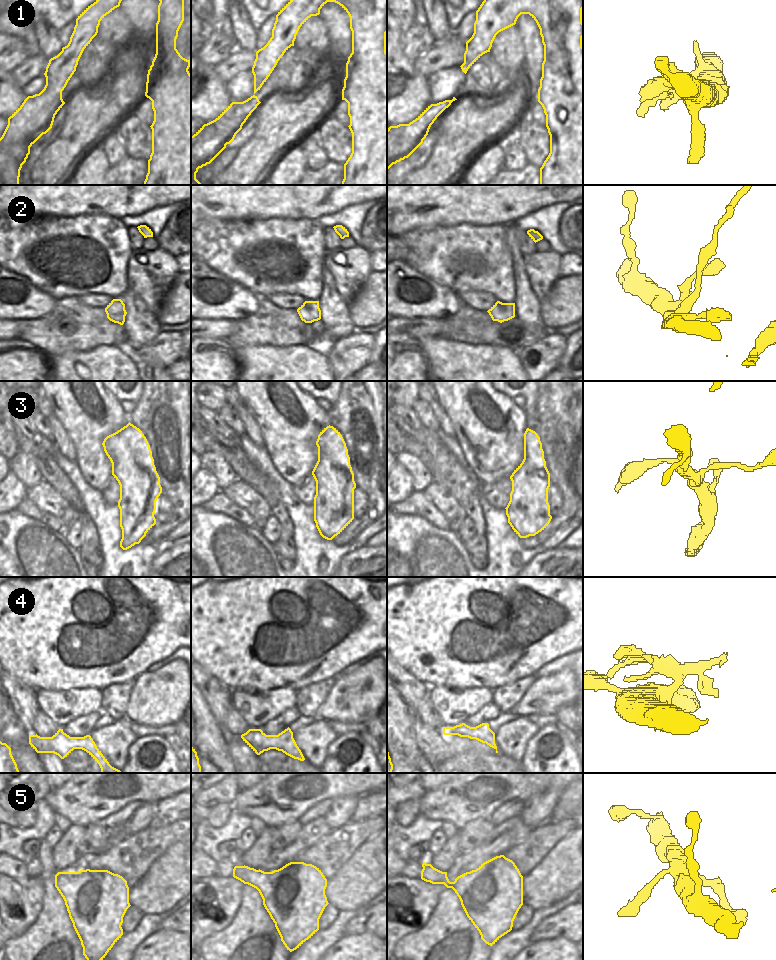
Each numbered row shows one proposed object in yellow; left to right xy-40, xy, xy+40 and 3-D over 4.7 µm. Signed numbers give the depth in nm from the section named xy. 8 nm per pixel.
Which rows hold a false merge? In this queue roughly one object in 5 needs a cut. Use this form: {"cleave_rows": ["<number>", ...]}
{"cleave_rows": ["2"]}

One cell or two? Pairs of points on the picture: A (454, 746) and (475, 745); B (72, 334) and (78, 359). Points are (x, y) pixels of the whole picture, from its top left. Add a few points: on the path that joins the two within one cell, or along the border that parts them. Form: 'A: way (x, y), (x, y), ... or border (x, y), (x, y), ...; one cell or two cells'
A: way (459, 745), (470, 745); one cell
B: border (99, 345), (89, 350), (72, 350), (53, 356); two cells

